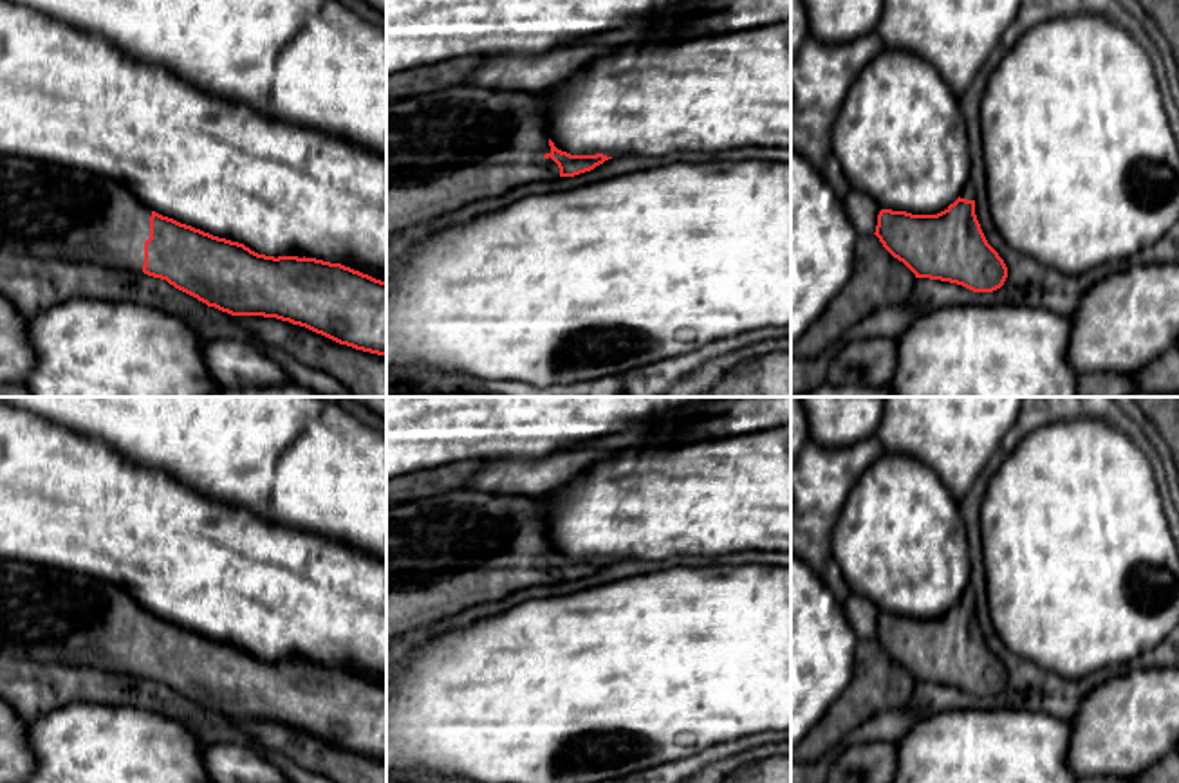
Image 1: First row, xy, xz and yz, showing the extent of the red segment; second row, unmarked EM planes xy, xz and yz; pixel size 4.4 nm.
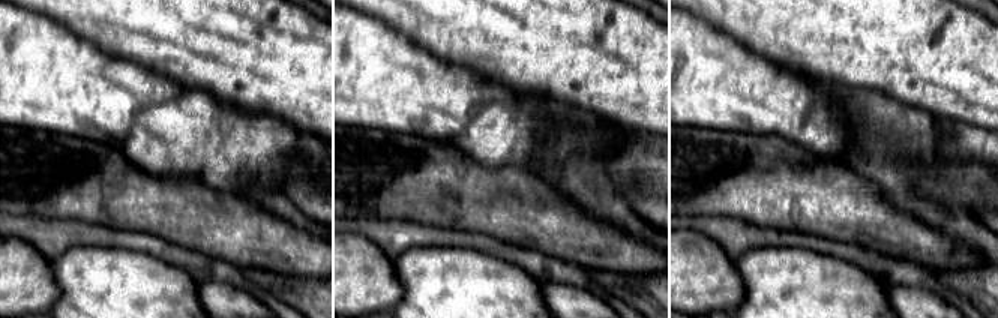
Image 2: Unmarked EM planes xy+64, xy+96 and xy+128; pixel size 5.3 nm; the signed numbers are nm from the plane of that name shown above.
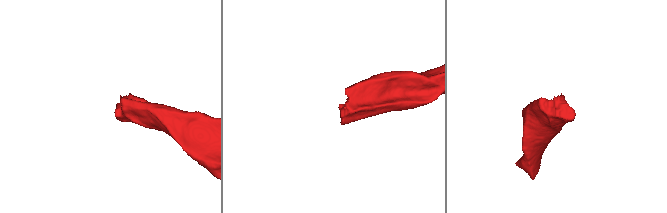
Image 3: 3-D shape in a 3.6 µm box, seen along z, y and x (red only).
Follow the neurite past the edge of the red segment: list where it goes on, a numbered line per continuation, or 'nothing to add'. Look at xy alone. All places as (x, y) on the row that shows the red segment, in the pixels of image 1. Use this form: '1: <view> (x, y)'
1: xy (47, 210)

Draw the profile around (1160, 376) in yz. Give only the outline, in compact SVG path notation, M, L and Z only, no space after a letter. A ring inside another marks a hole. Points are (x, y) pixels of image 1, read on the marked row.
M1179 346L1168 348L1130 375L1136 390L1179 397Z

